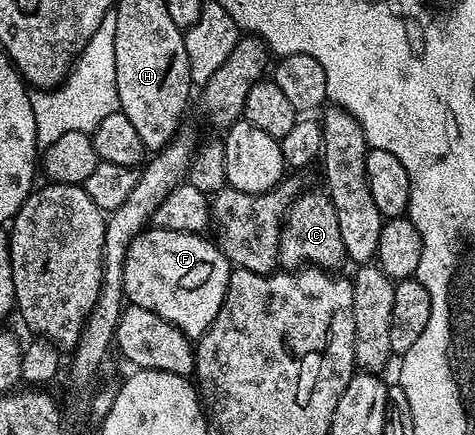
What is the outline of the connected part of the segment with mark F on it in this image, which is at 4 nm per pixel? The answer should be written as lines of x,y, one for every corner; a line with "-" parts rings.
146,227
127,247
127,259
123,263
123,287
128,304
147,307
175,327
179,327
191,339
199,339
211,327
215,315
225,298
229,286
231,266
221,254
220,248
208,236
183,231
167,231

